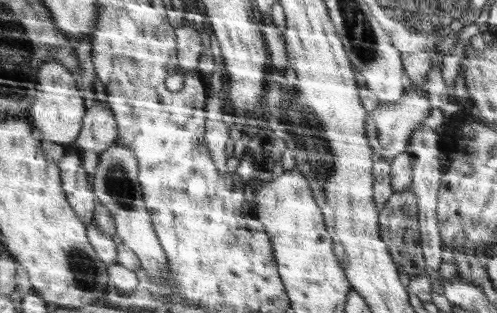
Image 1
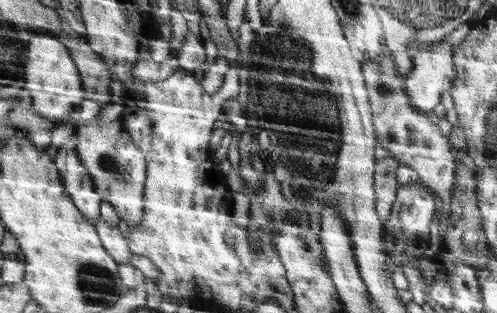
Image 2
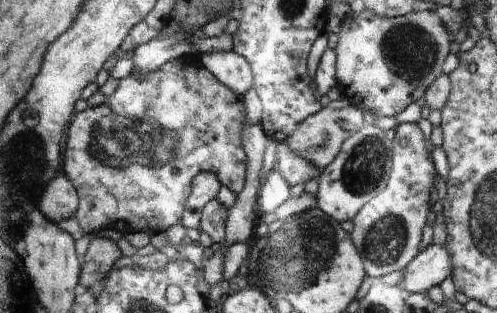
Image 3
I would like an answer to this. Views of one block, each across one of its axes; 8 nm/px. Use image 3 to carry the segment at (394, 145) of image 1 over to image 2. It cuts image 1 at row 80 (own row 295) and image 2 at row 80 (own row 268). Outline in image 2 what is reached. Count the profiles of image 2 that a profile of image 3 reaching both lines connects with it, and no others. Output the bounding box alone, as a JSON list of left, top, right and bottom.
[405,40,457,112]

